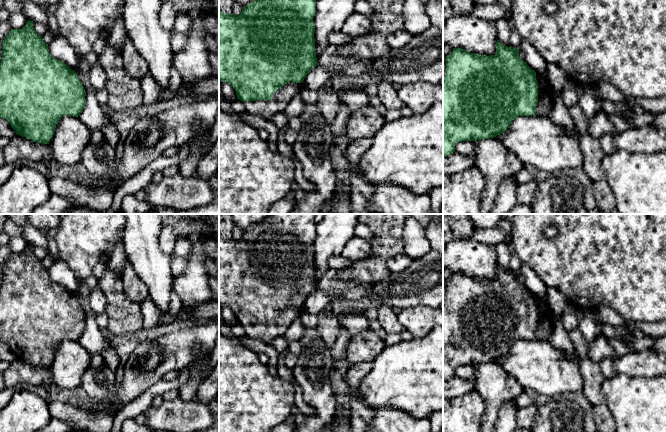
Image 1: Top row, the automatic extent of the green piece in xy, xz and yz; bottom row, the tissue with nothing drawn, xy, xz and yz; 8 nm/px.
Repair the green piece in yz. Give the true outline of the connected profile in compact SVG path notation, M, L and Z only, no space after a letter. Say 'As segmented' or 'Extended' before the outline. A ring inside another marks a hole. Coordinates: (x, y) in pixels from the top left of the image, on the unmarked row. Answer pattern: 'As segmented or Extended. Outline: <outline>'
Extended. Outline: M497 264L496 278L487 280L475 277L470 277L462 272L453 272L451 278L446 281L446 298L443 301L443 381L446 381L455 376L455 370L462 365L477 365L488 362L494 362L497 359L504 357L514 343L519 340L538 339L548 341L553 330L554 314L549 308L545 298L536 297L531 293L526 286L519 280L519 273L515 271L507 271Z

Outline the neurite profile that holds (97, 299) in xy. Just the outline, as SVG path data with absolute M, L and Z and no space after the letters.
M97 286L90 290L89 302L95 314L104 313L106 309L106 297L103 291Z

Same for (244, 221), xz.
M231 214L234 225L240 227L242 231L262 222L266 217L272 214Z

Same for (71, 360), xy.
M64 339L49 366L52 382L61 388L79 387L90 363L90 353L78 341Z

